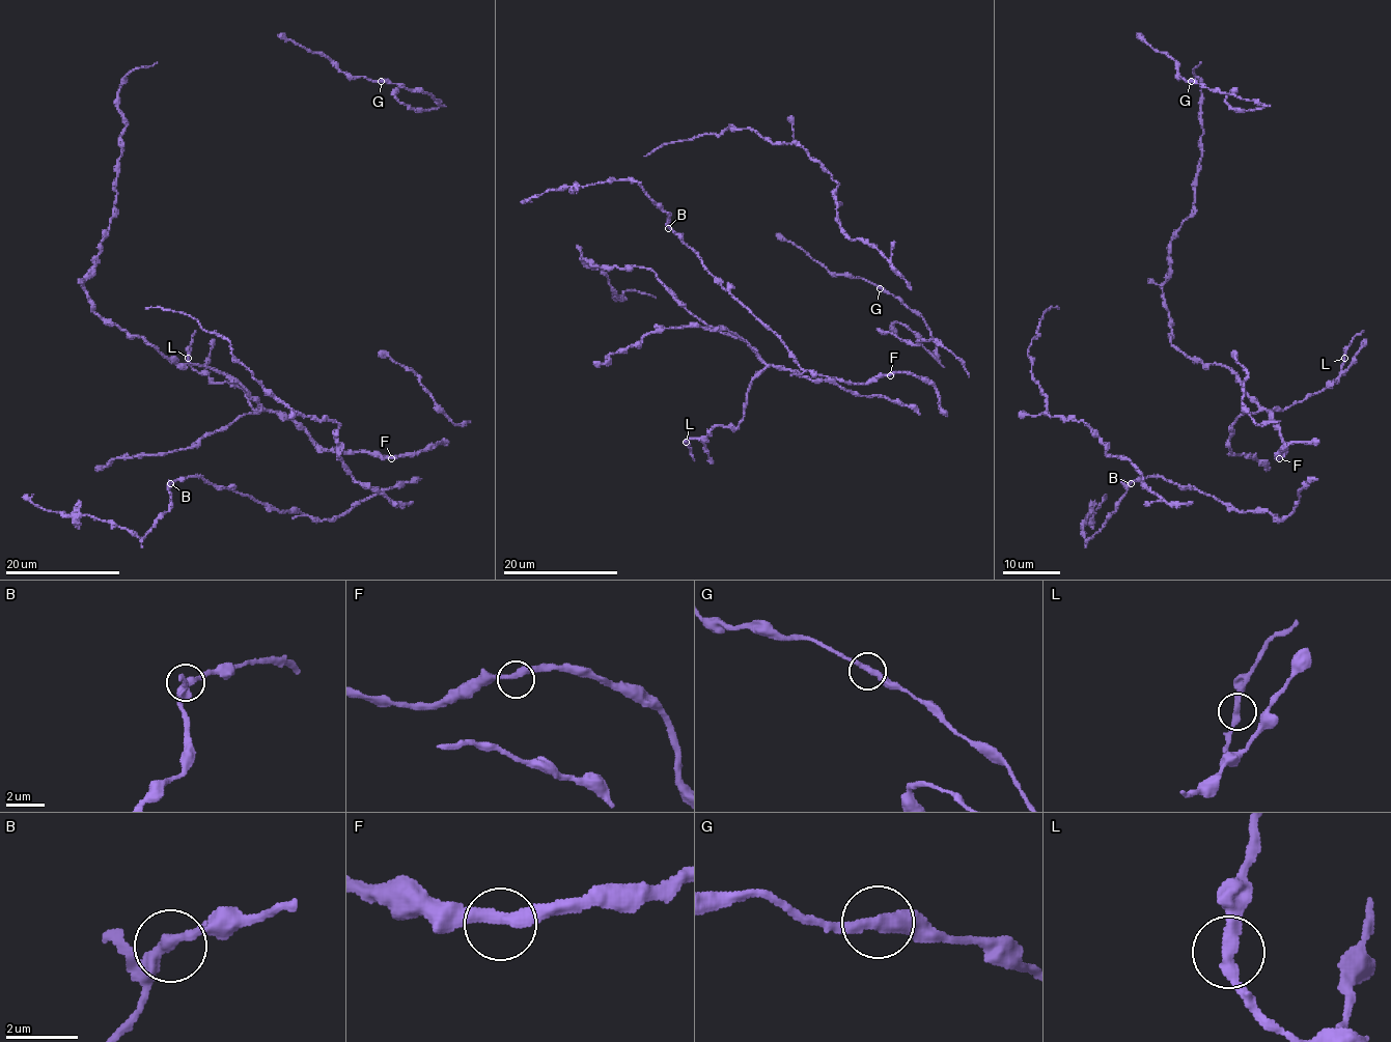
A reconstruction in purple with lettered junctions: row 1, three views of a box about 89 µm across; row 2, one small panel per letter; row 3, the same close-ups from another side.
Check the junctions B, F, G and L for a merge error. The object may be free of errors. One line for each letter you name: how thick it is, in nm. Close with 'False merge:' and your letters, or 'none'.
L: Thickness 340 nm
False merge: L

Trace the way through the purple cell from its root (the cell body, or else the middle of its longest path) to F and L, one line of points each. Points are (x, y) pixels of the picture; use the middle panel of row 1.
F: (668, 291), (708, 326), (742, 338), (768, 364), (797, 370), (812, 379), (868, 383), (890, 375)
L: (668, 291), (708, 326), (742, 338), (766, 366), (752, 382), (735, 427), (715, 426), (705, 435), (686, 442)

